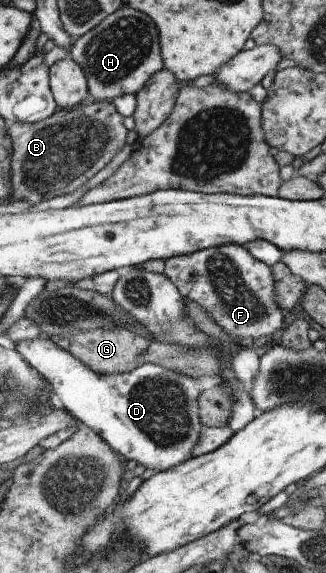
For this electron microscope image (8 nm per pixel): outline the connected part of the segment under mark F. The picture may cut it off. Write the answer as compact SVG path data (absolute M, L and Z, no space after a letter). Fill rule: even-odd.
M223 245L171 257L165 261L163 273L183 296L208 311L213 321L235 340L235 346L242 338L248 342L259 336L273 336L288 322L289 316L278 301L273 267L255 258L247 246Z

